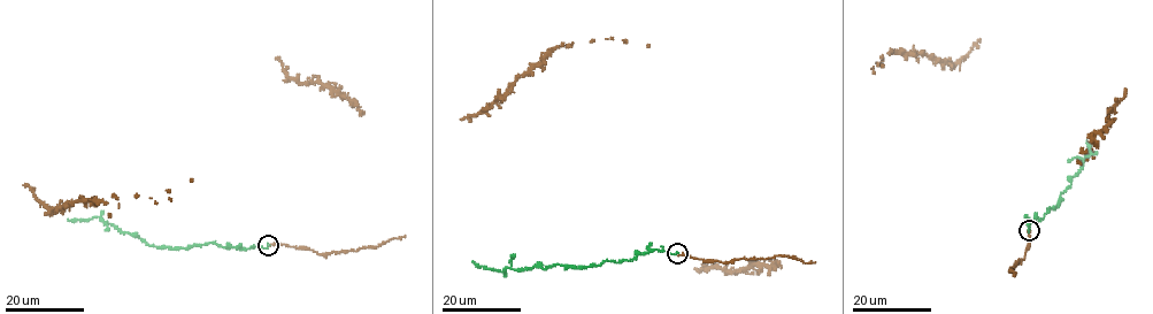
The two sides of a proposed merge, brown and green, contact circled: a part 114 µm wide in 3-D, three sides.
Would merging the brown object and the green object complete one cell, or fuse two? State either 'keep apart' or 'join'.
join

